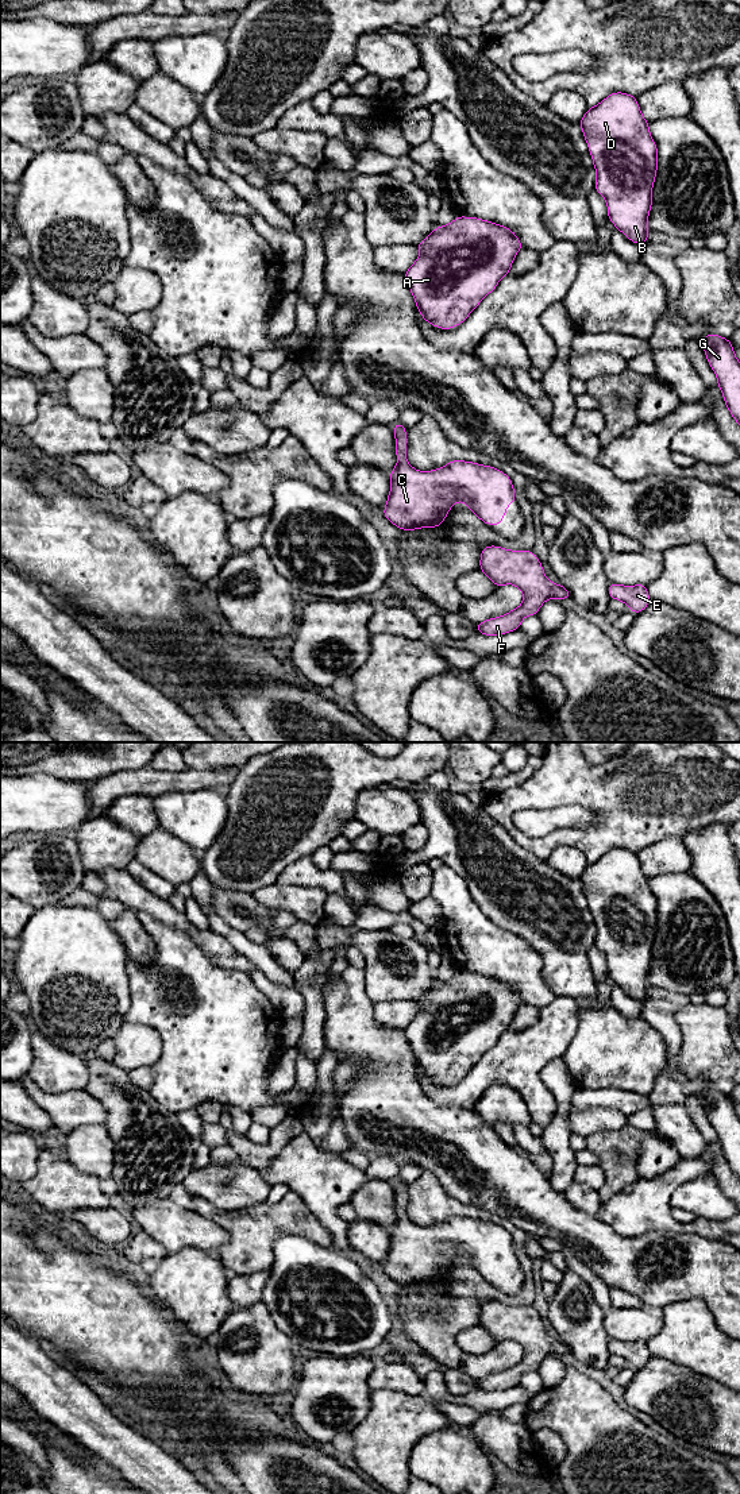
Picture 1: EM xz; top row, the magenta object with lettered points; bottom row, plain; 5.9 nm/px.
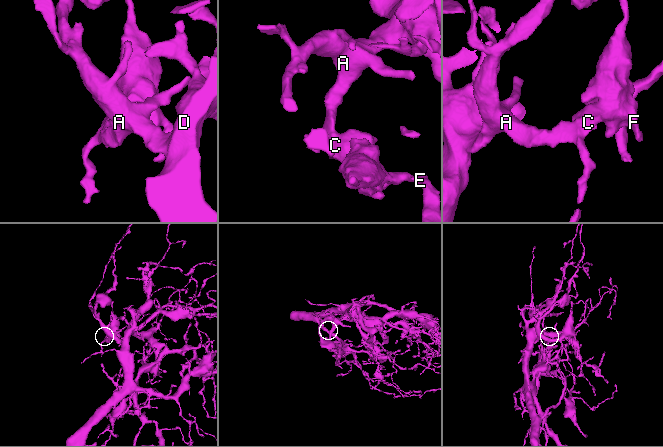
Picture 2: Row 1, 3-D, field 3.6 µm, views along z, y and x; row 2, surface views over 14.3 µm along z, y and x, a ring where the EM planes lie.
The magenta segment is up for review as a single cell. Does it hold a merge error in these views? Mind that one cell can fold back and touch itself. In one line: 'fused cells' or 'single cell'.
single cell

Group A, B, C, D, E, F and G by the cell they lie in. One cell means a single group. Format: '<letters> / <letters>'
A B C D E F G

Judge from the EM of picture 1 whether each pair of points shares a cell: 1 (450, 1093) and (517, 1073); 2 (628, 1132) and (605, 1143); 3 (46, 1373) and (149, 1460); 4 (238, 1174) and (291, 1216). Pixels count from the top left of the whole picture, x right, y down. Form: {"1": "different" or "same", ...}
{"1": "same", "2": "same", "3": "same", "4": "different"}

